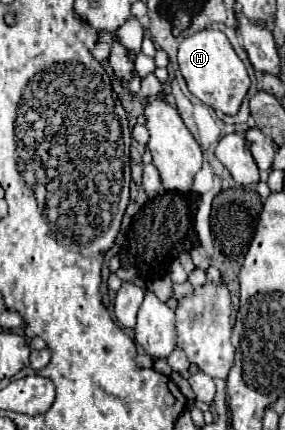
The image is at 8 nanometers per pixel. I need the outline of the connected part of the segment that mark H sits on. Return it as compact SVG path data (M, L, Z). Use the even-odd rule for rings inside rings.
M205 28L201 32L195 32L193 36L185 38L179 46L179 70L183 78L187 80L189 92L211 106L217 112L223 114L237 114L239 106L251 86L249 74L245 70L245 64L235 54L231 42L221 30Z

